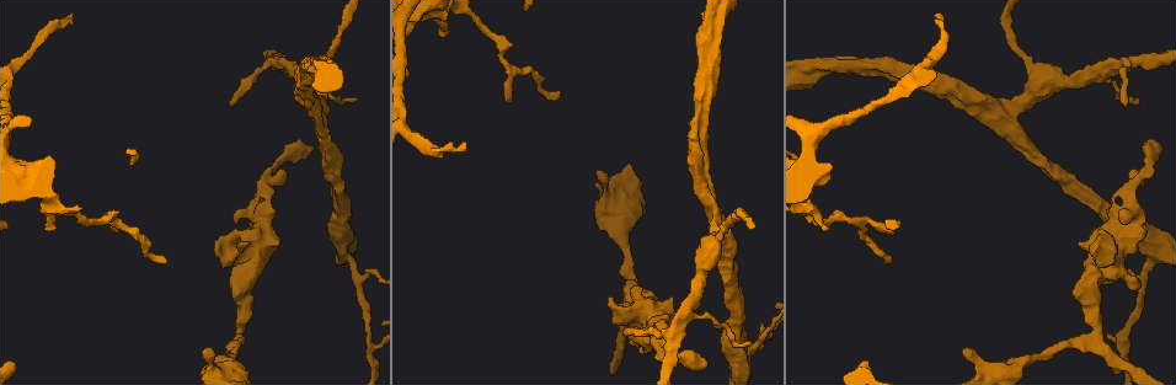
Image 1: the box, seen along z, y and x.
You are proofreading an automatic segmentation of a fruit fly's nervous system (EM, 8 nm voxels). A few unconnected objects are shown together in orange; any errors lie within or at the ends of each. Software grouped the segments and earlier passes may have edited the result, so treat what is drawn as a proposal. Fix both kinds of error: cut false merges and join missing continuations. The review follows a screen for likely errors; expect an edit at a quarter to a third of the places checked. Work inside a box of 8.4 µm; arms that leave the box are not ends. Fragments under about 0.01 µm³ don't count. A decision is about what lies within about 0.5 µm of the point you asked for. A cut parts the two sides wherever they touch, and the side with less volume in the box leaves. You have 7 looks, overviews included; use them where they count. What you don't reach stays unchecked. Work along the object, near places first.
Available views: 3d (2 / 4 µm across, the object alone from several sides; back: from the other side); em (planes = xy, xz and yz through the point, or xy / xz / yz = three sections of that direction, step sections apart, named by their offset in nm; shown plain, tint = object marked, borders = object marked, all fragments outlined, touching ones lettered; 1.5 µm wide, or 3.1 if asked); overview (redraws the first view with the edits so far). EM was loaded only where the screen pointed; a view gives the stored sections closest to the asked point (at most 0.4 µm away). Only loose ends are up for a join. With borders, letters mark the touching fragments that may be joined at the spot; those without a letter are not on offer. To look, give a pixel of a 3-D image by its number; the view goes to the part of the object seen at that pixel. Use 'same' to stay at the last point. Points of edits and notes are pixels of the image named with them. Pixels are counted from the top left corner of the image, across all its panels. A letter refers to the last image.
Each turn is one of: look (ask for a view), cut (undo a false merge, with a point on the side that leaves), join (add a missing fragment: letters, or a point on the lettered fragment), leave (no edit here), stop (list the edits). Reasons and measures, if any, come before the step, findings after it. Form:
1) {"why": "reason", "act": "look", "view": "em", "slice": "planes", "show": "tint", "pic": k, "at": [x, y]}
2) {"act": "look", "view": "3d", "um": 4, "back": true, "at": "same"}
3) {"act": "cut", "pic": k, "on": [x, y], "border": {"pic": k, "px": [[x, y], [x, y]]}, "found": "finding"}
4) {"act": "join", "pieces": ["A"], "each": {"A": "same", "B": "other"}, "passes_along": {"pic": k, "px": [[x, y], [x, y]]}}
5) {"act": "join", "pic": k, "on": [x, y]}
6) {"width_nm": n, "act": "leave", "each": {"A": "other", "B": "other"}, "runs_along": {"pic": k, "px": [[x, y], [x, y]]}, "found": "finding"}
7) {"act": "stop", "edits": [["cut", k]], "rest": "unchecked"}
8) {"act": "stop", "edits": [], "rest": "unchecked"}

{"why": "three arms meet", "act": "look", "view": "3d", "um": 2, "pic": 1, "at": [717, 214]}

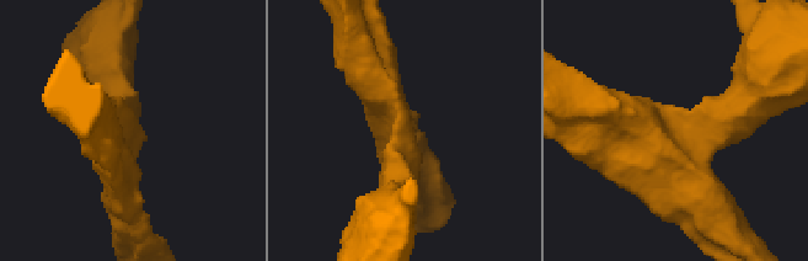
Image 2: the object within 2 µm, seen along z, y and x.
{"why": "need the tissue", "act": "look", "view": "em", "slice": "planes", "show": "borders", "pic": 2, "at": [671, 165]}

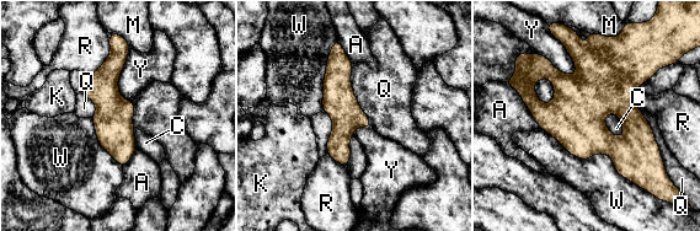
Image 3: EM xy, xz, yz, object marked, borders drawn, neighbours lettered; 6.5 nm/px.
{"width_nm": 220, "act": "leave", "each": {"A": "other", "C": "other", "K": "other", "M": "other", "Q": "other", "R": "other", "W": "other", "Y": "other"}, "runs_along": {"pic": 3, "px": [[113, 36], [110, 105], [123, 161]]}, "found": "continuous, no second neuron"}

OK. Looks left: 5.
{"why": "free end", "act": "look", "view": "3d", "um": 4, "pic": 1, "at": [72, 18]}

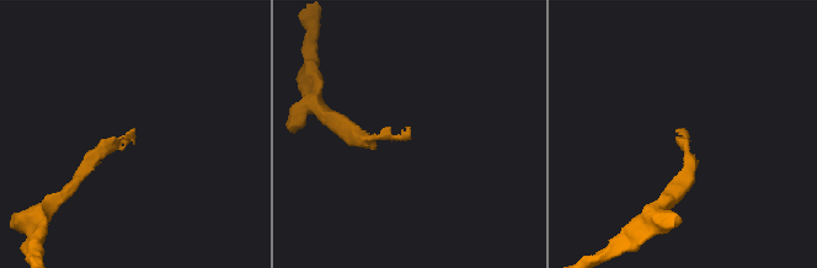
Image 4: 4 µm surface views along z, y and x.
{"why": "shape alone is not enough", "act": "look", "view": "em", "slice": "planes", "show": "tint", "pic": 4, "at": [132, 130]}

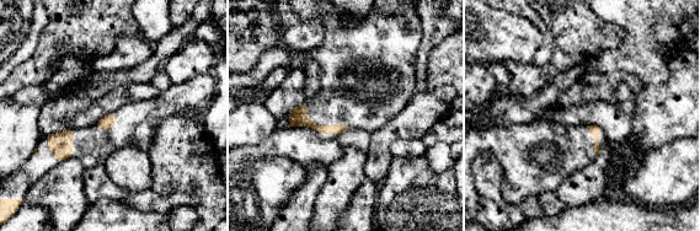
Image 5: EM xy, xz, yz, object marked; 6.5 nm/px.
{"why": "see the neighbours", "act": "look", "view": "em", "slice": "planes", "show": "borders", "at": "same"}

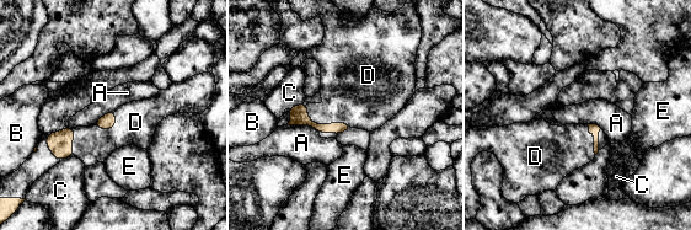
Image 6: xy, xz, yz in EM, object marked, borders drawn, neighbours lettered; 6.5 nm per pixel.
{"longest_contact_nm": ["D", 340], "act": "join", "pieces": ["D"], "each": {"A": "other", "B": "other", "C": "other", "D": "same", "E": "other"}, "passes_along": {"pic": 6, "px": [[299, 113], [326, 126], [348, 95]]}, "found": "the neuron continues"}

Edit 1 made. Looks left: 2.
{"act": "stop", "edits": [["join", 6]], "rest": "unchecked"}

